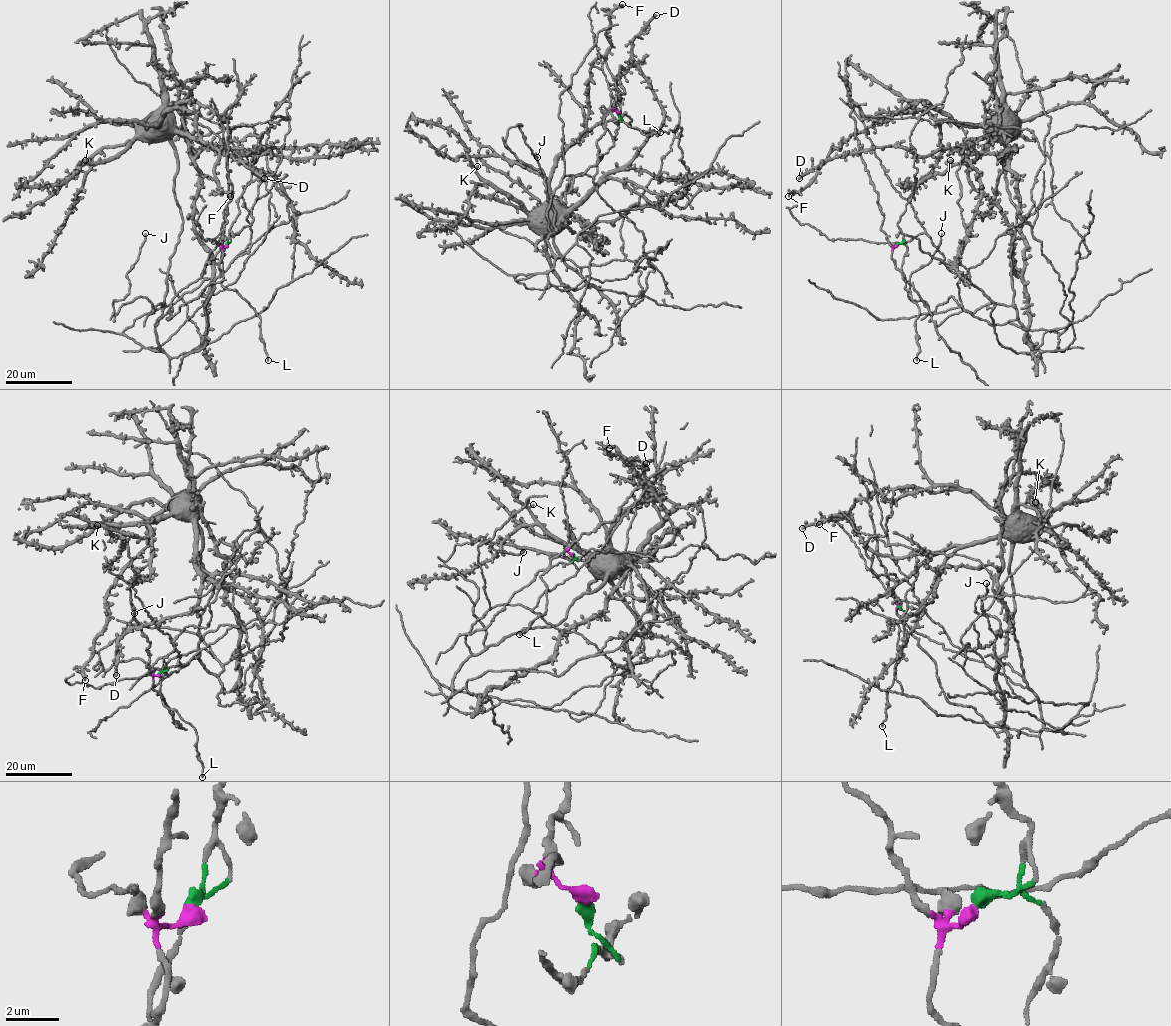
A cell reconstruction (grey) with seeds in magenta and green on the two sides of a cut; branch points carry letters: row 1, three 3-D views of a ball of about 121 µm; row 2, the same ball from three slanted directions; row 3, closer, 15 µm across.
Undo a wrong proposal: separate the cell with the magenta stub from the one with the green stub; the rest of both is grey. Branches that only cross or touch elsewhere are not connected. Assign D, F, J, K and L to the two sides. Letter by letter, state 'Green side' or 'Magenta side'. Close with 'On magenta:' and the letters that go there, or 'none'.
D: Magenta side
F: Magenta side
J: Magenta side
K: Magenta side
L: Green side
On magenta: D, F, J, K

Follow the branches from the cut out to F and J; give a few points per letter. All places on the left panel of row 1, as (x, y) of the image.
F: (226, 245), (233, 105), (224, 121), (200, 106), (196, 129), (218, 152), (214, 177), (230, 196)
J: (226, 245), (211, 241), (221, 232), (155, 325), (163, 304), (146, 298), (114, 312), (145, 233)

